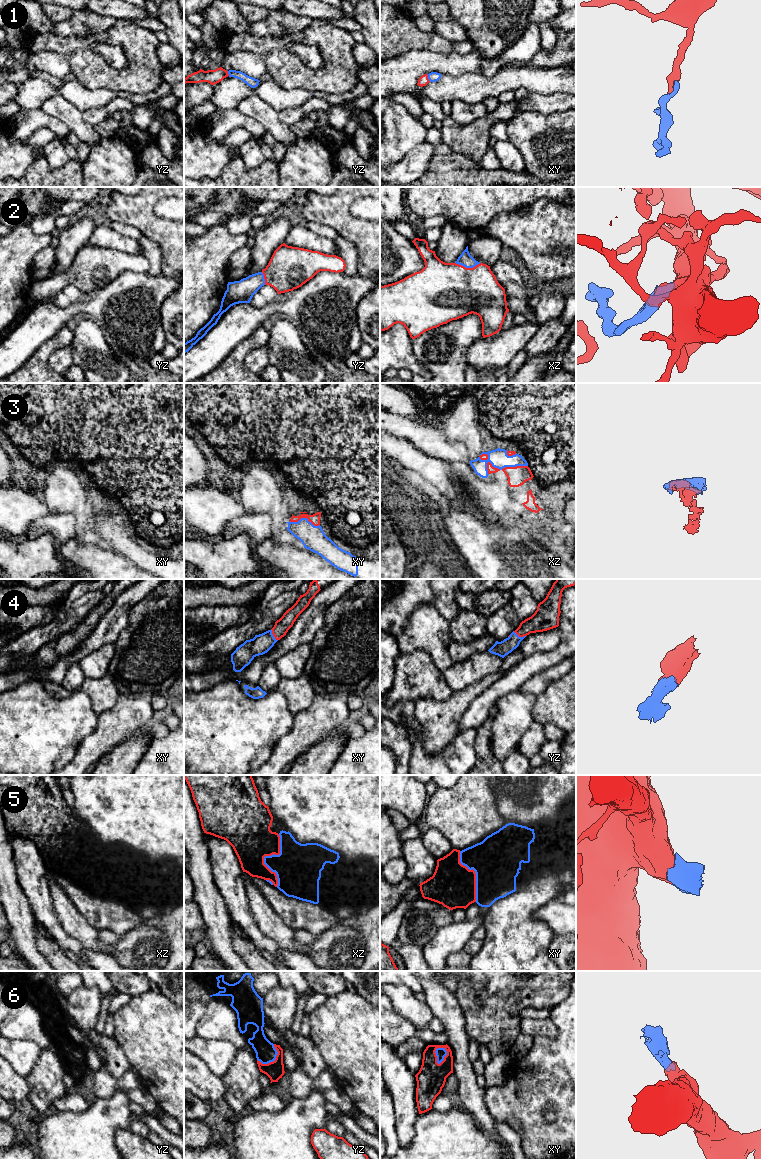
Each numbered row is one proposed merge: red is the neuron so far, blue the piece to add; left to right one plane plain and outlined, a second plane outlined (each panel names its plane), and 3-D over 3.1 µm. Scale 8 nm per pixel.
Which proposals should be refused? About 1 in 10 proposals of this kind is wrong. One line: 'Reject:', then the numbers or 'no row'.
Reject: no row

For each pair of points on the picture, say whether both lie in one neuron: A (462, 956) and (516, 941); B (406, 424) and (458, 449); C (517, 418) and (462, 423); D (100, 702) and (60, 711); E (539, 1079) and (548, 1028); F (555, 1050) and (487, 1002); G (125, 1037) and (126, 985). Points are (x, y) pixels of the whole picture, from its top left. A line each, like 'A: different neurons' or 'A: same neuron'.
A: different neurons
B: same neuron
C: different neurons
D: different neurons
E: different neurons
F: different neurons
G: different neurons

